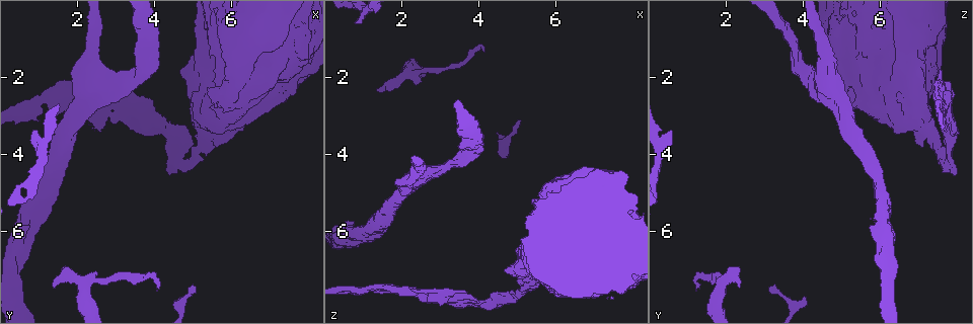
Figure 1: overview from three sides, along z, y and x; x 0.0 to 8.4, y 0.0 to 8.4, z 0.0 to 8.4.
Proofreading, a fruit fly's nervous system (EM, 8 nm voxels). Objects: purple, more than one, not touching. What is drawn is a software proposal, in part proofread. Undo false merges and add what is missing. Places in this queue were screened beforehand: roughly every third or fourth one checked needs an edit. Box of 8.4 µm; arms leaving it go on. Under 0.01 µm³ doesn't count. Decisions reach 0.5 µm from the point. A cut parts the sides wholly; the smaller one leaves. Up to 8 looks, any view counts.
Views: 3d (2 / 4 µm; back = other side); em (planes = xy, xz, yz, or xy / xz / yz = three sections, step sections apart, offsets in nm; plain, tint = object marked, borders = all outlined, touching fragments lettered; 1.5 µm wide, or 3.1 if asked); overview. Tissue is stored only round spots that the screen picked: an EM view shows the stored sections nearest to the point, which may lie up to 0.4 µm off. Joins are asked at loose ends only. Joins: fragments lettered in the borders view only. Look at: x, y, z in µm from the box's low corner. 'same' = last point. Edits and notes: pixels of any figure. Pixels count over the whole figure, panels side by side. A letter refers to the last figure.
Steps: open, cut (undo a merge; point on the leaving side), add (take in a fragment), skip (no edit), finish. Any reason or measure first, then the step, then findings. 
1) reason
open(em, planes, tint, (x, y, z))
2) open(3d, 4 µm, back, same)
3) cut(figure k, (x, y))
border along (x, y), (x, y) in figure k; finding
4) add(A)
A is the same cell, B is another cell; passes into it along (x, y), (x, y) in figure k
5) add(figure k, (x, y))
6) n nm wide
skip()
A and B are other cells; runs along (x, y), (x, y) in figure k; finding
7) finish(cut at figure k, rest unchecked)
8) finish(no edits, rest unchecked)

branch stops here
open(3d, 2 µm, (1.40, 7.40, 2.40))

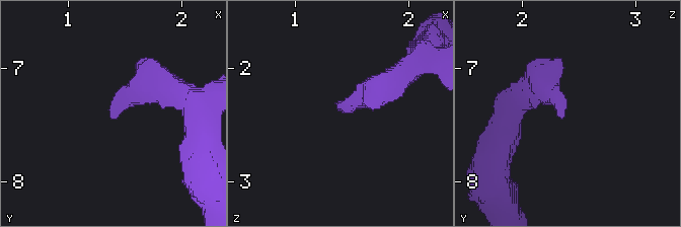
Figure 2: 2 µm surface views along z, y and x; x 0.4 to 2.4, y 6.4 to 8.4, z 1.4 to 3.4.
need the tissue
open(em, xy, step 8, tint, (1.36, 7.44, 2.40))

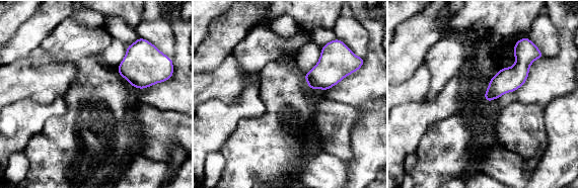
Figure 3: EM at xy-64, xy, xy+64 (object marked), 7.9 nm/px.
cut it another way
open(em, yz, step 4, borders, same)

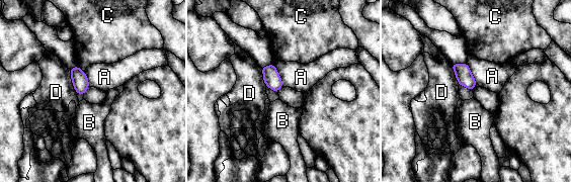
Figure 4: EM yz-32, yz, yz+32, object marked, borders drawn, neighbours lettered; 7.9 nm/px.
D touches over 220 nm
skip()
A, B, C and D are other cells; no lettered fragment goes on from it

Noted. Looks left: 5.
free end
open(3d, 2 µm, (2.45, 2.90, 4.80))

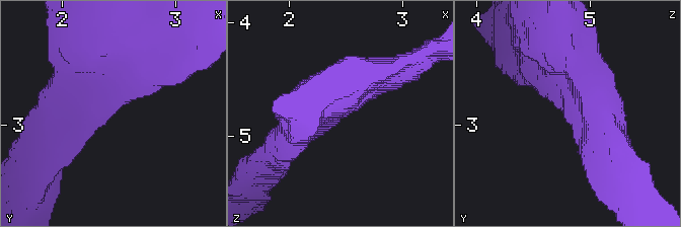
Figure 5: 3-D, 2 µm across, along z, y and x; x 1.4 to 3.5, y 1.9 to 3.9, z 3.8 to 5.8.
now the EM
open(em, planes, plain, (2.48, 2.92, 4.78))

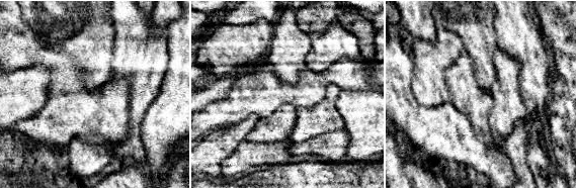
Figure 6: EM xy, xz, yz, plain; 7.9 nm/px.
what lies round it
open(em, planes, borders, same)

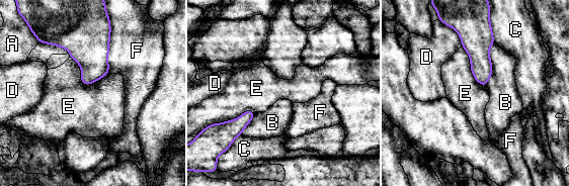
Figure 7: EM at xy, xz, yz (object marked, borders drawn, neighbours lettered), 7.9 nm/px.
F touches over 400 nm
skip()
A, B, C, D, E and F are other cells; border along (70, 57), (84, 84), (107, 75) in figure 7; none of them fits

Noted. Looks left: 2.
free end
open(em, planes, borders, (0.95, 3.40, 0.65))

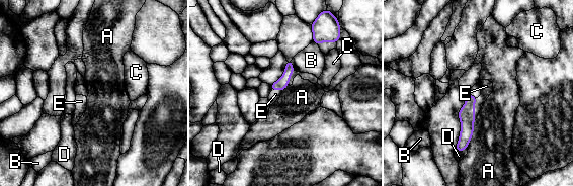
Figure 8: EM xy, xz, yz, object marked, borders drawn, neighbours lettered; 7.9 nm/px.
add(E)
E is the same cell, A, B, C and D are other cells; it goes on there

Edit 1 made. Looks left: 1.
finish(add at figure 8, rest unchecked)

